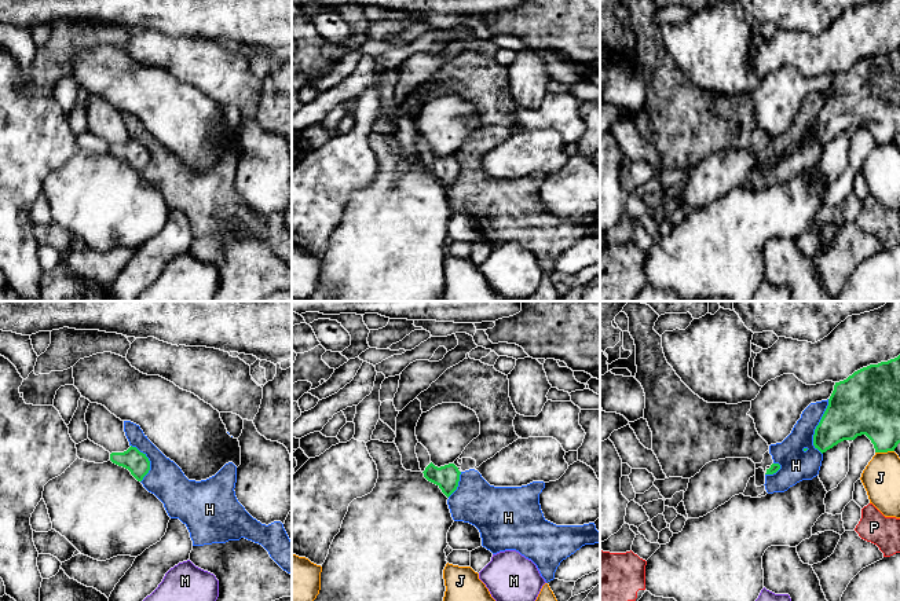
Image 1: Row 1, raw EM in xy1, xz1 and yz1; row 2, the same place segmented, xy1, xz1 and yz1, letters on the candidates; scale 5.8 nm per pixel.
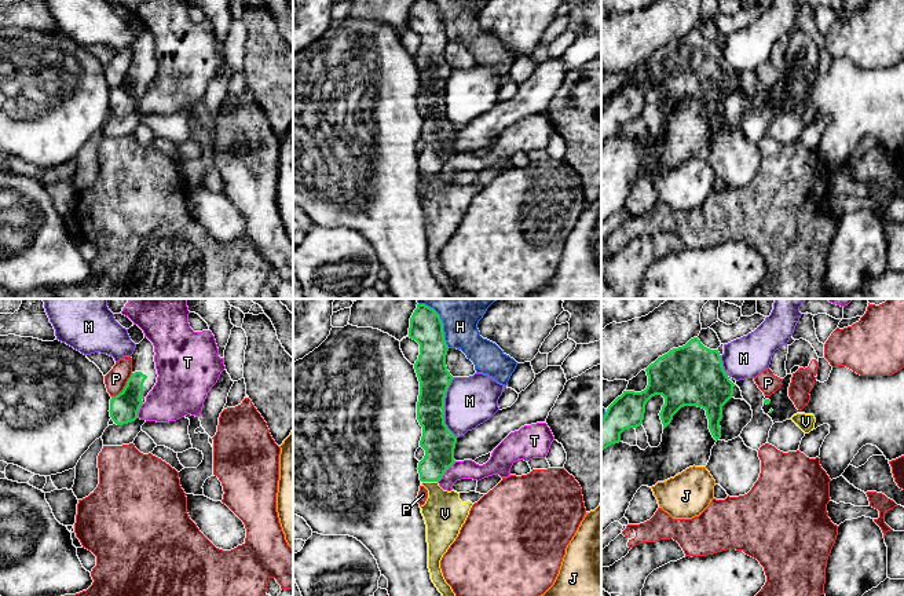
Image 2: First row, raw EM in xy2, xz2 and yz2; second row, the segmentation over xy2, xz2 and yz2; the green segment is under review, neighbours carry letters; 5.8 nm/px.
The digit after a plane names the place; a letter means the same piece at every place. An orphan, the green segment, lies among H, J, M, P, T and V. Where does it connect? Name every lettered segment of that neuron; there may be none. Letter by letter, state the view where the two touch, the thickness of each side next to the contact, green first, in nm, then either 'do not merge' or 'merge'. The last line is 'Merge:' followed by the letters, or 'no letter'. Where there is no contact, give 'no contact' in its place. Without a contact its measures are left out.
H: yz1 | 320/190 nm | do not merge
J: yz1 | 300/220 nm | do not merge
M: xz2 | 190/280 nm | do not merge
P: xy2 | 170/120 nm | do not merge
T: xz2 | 190/110 nm | do not merge
V: xz2 | 190/240 nm | merge
Merge: V

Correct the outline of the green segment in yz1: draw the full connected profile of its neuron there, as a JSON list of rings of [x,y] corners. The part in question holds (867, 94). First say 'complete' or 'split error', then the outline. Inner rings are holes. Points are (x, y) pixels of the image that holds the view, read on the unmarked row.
complete; [[[900,47],[835,74],[813,138],[823,146],[861,127],[871,132],[875,144],[894,143],[900,135]]]

